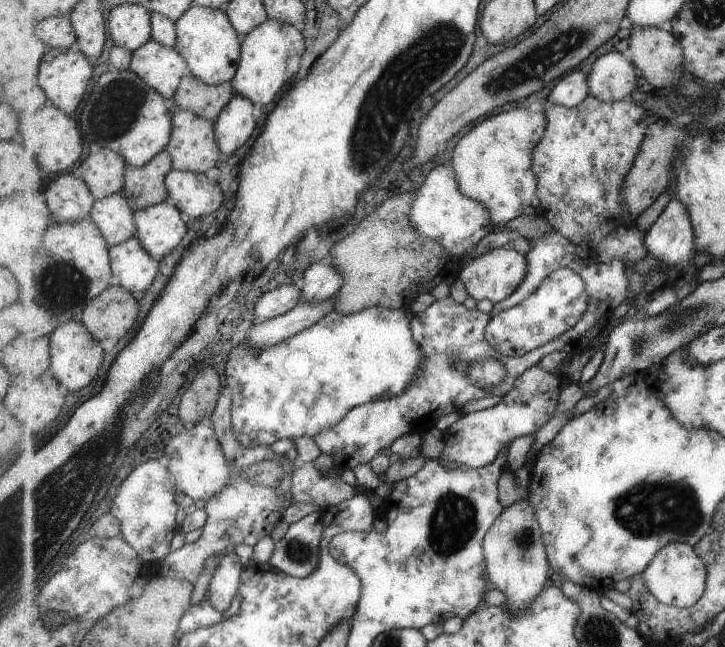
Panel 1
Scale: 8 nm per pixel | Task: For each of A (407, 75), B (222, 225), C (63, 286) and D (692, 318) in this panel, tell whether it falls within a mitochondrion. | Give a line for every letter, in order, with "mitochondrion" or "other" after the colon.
A: mitochondrion
B: other
C: mitochondrion
D: mitochondrion

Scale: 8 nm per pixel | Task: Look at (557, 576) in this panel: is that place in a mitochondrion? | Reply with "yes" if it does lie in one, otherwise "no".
no

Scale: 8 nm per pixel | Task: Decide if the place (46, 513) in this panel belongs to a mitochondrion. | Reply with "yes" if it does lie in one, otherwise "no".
yes

